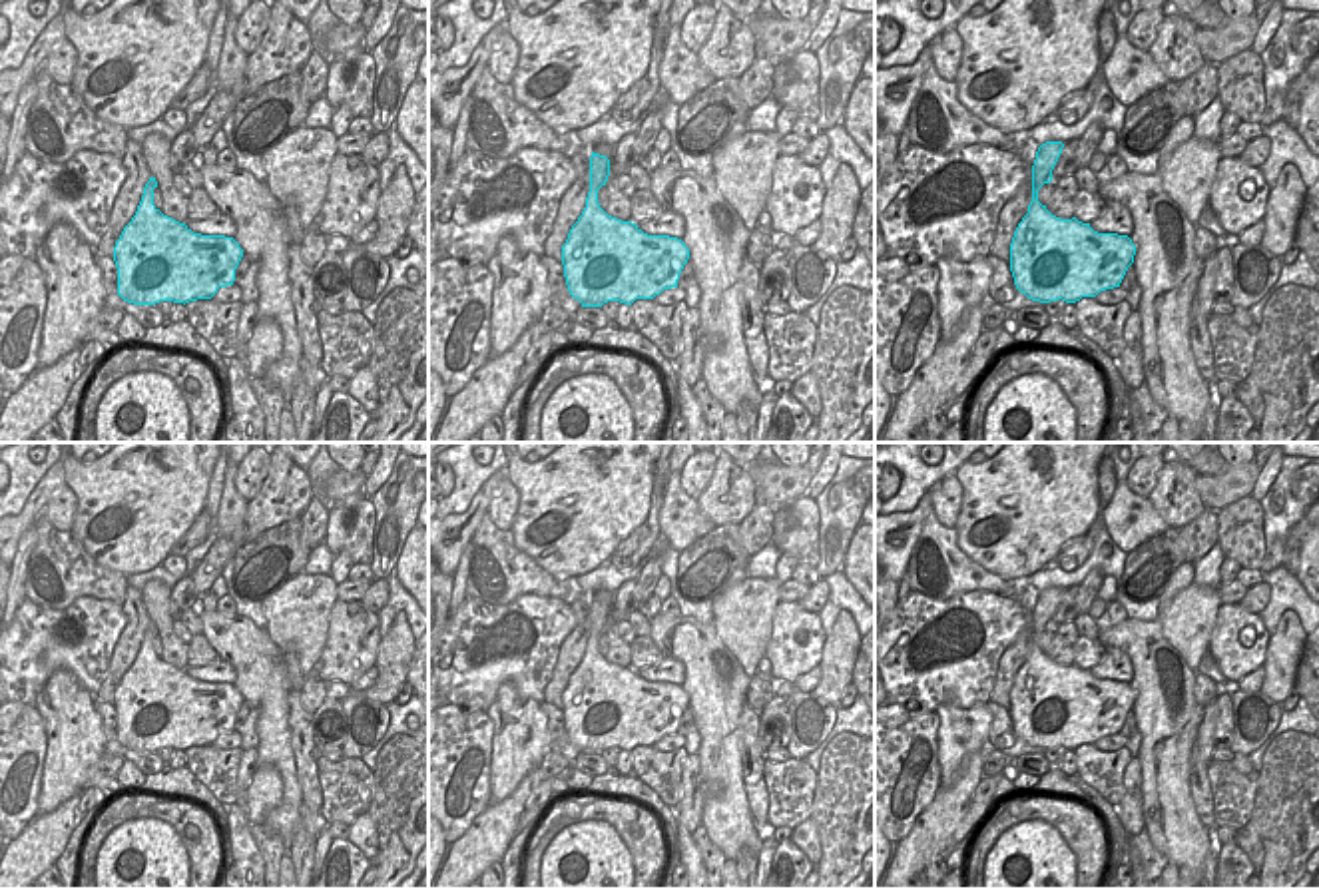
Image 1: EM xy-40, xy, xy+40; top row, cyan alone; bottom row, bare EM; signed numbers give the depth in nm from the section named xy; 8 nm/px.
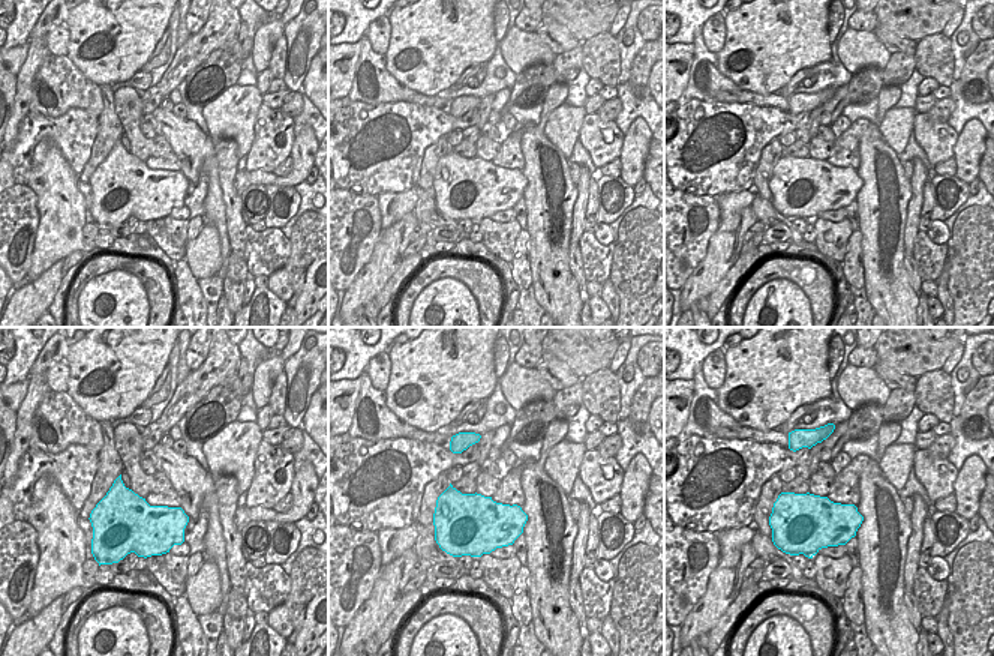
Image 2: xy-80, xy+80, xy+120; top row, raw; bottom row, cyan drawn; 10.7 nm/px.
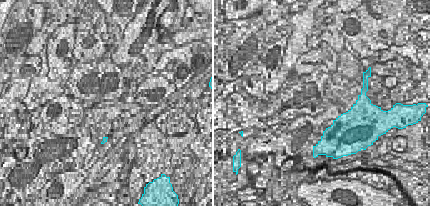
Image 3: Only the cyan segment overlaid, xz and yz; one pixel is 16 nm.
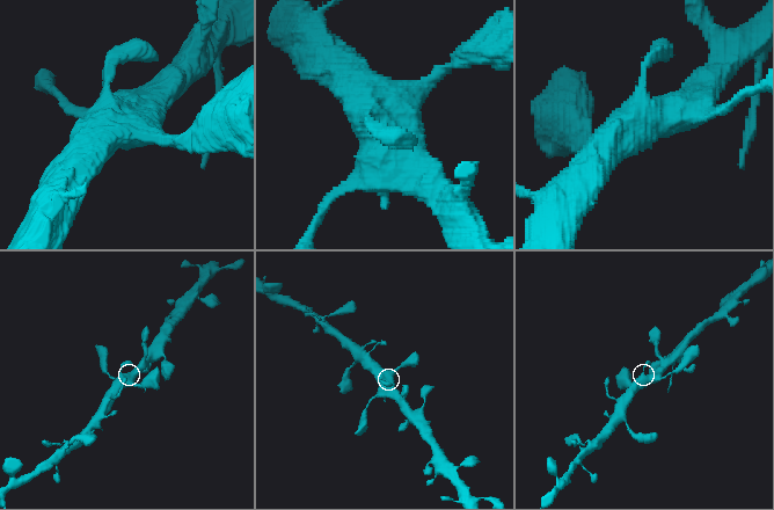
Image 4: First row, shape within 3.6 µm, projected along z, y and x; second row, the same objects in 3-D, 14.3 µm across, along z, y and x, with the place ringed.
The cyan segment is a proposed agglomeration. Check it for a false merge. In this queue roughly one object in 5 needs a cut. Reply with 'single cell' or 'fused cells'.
single cell

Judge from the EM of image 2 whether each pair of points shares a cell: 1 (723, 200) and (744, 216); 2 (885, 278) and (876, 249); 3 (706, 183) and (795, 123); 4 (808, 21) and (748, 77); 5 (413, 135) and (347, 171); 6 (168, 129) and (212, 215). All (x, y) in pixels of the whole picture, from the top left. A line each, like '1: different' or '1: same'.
1: different
2: same
3: same
4: same
5: same
6: same

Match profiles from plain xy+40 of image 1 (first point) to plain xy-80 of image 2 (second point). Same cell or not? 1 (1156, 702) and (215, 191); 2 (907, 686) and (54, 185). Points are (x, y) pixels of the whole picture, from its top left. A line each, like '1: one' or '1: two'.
1: one
2: two

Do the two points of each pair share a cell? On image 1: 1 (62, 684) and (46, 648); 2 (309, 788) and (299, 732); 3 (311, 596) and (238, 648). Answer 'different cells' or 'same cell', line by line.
1: different cells
2: same cell
3: different cells

